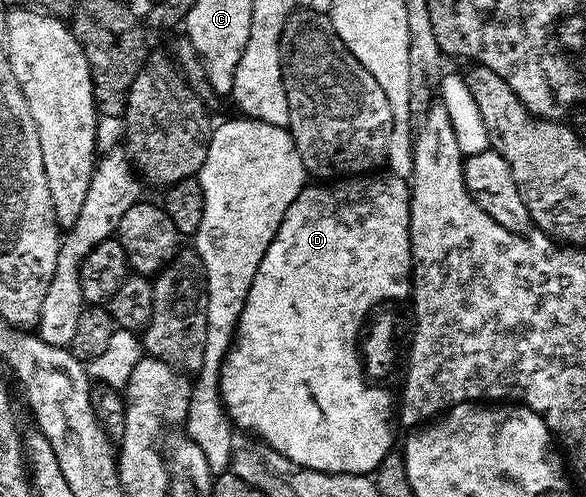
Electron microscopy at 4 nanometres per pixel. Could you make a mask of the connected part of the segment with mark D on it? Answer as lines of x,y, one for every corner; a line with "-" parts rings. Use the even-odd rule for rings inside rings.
373,171
359,177
332,179
327,183
305,184
303,191
290,203
284,212
282,223
262,255
262,263
254,275
254,283
244,300
240,322
236,324
234,344
224,356
220,368
220,394
228,412
228,418
237,430
245,429
256,437
261,437
267,448
286,455
304,469
313,469
323,473
363,473
371,474
382,463
382,459
393,448
392,421
394,425
394,397
391,397
380,385
360,382
360,369
356,369
356,353
352,353
352,337
364,309
380,297
396,297
400,302
412,291
412,244
408,238
408,198
410,185
405,178
396,177
389,171

